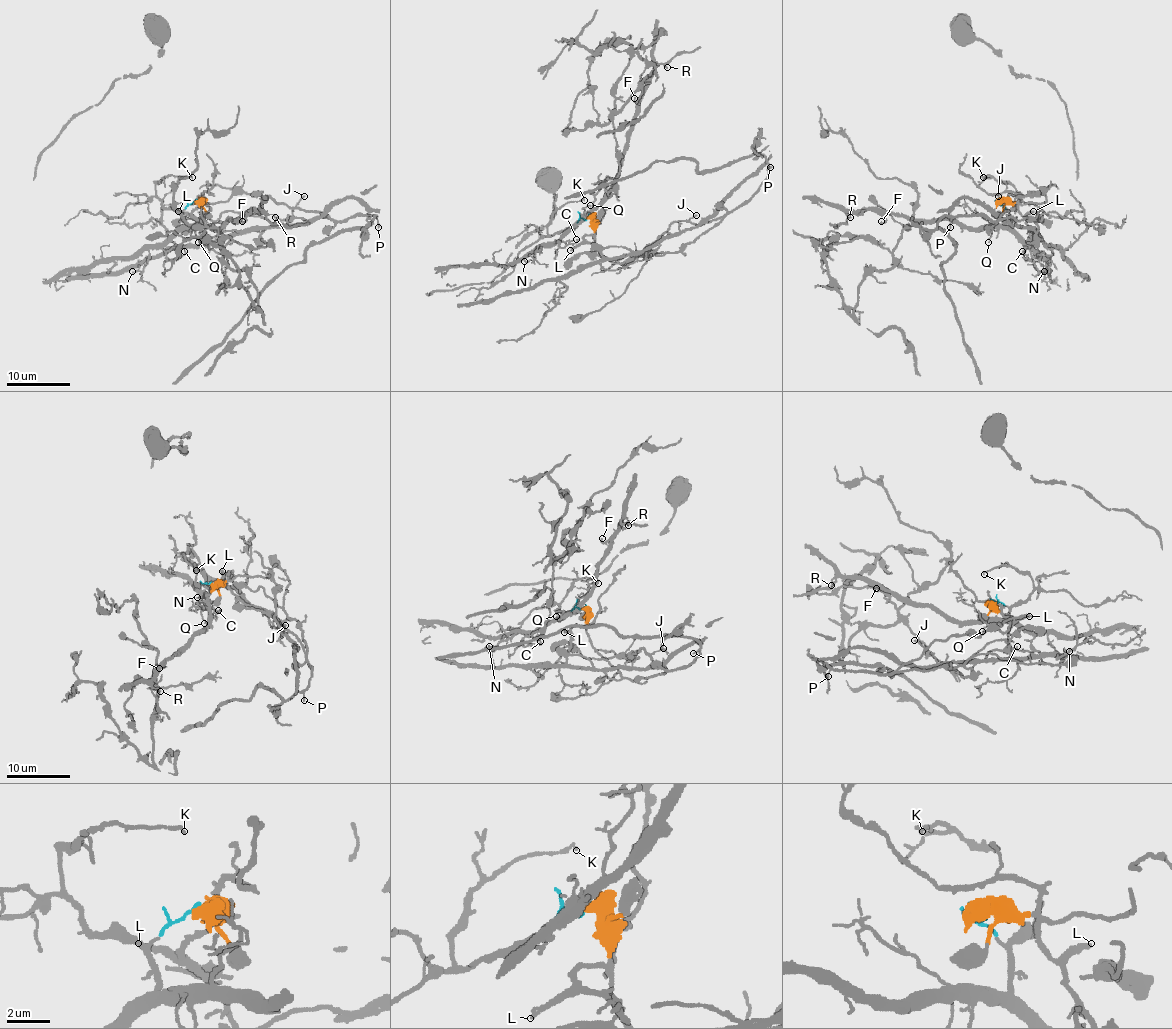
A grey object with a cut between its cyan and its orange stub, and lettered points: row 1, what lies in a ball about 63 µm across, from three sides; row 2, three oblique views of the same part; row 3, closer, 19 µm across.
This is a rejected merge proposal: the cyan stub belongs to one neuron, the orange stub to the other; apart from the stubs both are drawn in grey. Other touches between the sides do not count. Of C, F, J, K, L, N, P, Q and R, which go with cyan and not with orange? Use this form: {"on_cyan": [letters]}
{"on_cyan": ["C", "F", "K", "N", "Q", "R"]}

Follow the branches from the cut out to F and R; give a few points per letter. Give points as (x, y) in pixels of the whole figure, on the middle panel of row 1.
F: (588, 217), (581, 217), (573, 225), (610, 190), (626, 145), (626, 133), (639, 102), (634, 98)
R: (588, 217), (581, 217), (573, 225), (610, 190), (645, 80), (659, 64), (667, 67)

